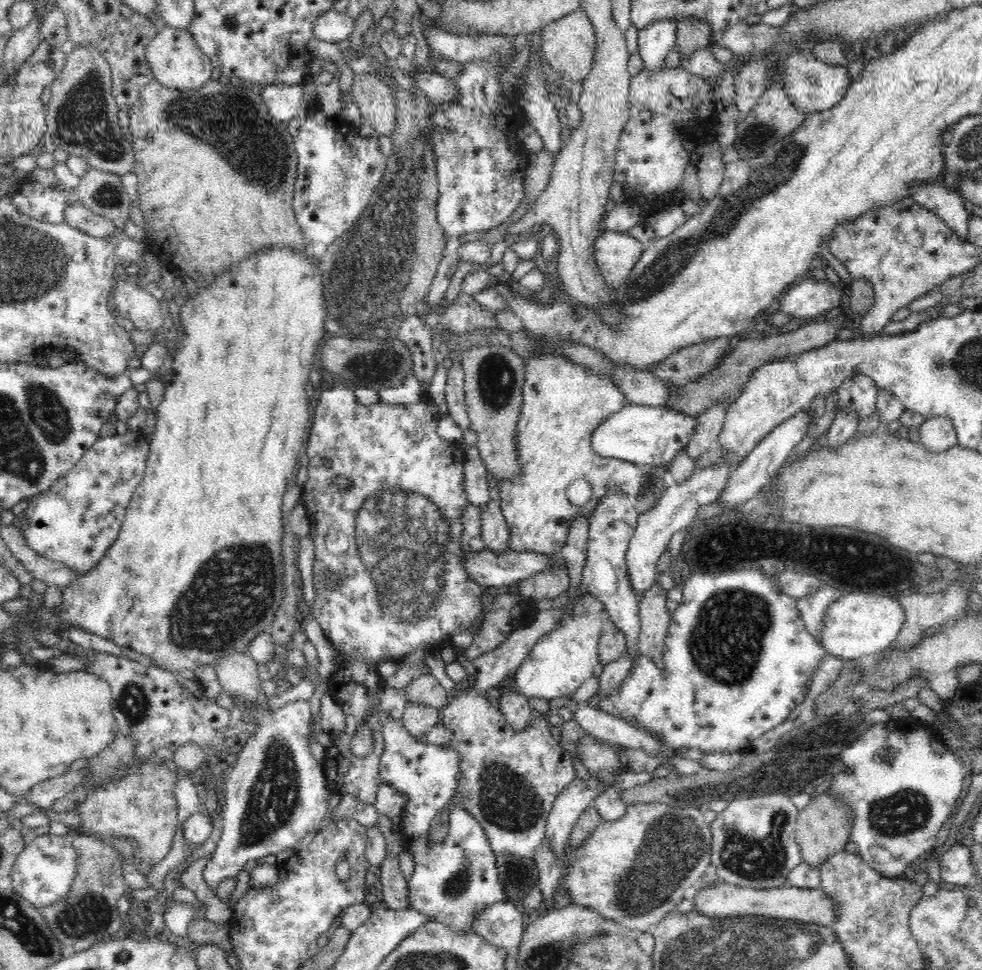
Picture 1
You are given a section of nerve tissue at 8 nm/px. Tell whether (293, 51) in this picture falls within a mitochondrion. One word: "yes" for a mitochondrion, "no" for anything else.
no

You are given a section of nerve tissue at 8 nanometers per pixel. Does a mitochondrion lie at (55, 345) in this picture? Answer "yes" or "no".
no

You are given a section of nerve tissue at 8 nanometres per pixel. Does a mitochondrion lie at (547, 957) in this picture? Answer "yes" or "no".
yes

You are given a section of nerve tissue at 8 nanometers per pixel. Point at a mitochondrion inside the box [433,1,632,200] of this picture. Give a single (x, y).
(447, 129)

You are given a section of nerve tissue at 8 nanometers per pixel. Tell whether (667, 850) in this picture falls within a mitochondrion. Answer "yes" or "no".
yes

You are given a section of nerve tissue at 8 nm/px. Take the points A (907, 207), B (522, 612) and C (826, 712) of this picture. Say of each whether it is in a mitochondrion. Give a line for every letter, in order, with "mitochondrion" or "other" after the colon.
A: other
B: mitochondrion
C: other

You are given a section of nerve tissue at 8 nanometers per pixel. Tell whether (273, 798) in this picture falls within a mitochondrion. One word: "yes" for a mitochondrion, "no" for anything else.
yes

